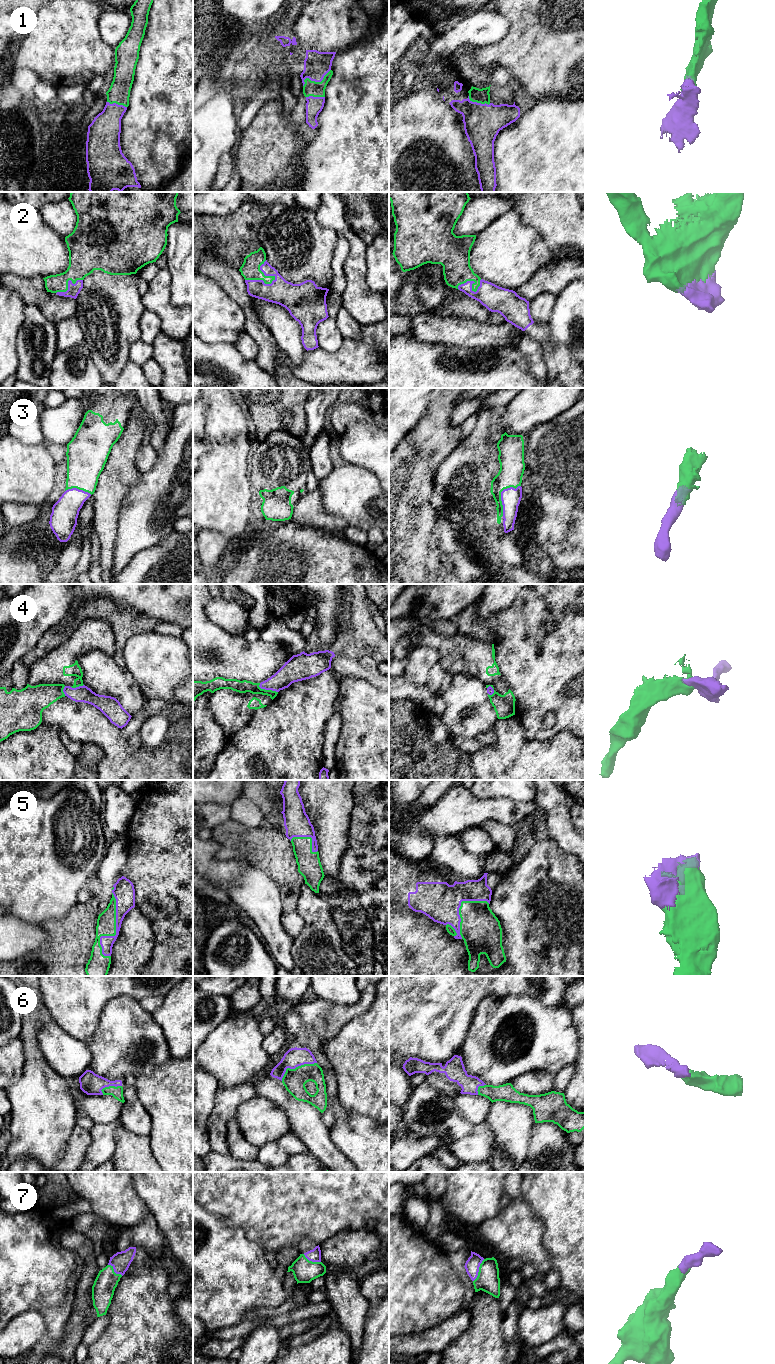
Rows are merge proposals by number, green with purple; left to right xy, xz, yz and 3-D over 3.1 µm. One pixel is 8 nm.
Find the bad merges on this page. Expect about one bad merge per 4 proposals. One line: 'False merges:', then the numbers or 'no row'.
False merges: no row

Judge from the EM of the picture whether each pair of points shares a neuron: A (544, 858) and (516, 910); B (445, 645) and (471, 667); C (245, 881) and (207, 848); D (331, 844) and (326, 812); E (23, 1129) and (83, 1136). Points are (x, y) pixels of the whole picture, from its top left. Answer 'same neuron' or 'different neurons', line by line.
A: same neuron
B: same neuron
C: same neuron
D: same neuron
E: different neurons

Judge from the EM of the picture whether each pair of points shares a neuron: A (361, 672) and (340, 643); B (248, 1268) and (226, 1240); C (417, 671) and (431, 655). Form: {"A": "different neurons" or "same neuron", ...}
{"A": "different neurons", "B": "same neuron", "C": "same neuron"}

